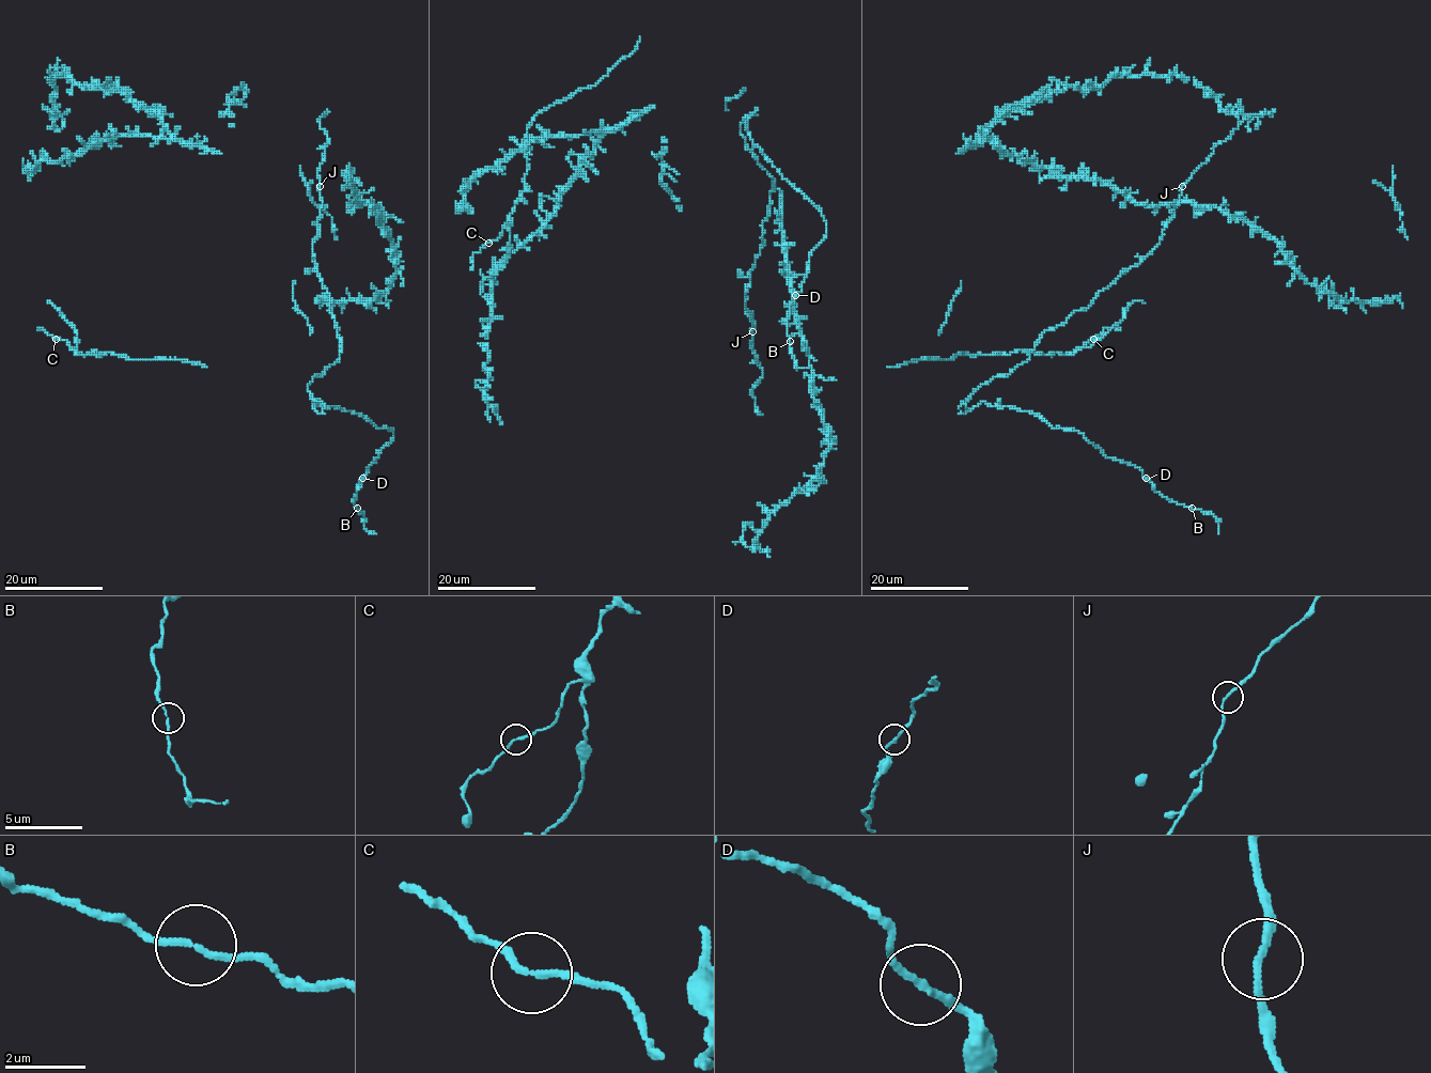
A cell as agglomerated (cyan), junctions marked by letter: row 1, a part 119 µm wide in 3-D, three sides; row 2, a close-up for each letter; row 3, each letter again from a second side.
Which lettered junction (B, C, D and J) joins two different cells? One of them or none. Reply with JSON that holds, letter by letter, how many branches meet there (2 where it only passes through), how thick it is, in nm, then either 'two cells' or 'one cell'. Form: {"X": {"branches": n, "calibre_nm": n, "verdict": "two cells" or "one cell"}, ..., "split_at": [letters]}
{"B": {"branches": 2, "calibre_nm": 150, "verdict": "one cell"}, "C": {"branches": 2, "calibre_nm": 170, "verdict": "one cell"}, "D": {"branches": 2, "calibre_nm": 180, "verdict": "one cell"}, "J": {"branches": 2, "calibre_nm": 160, "verdict": "one cell"}, "split_at": []}

